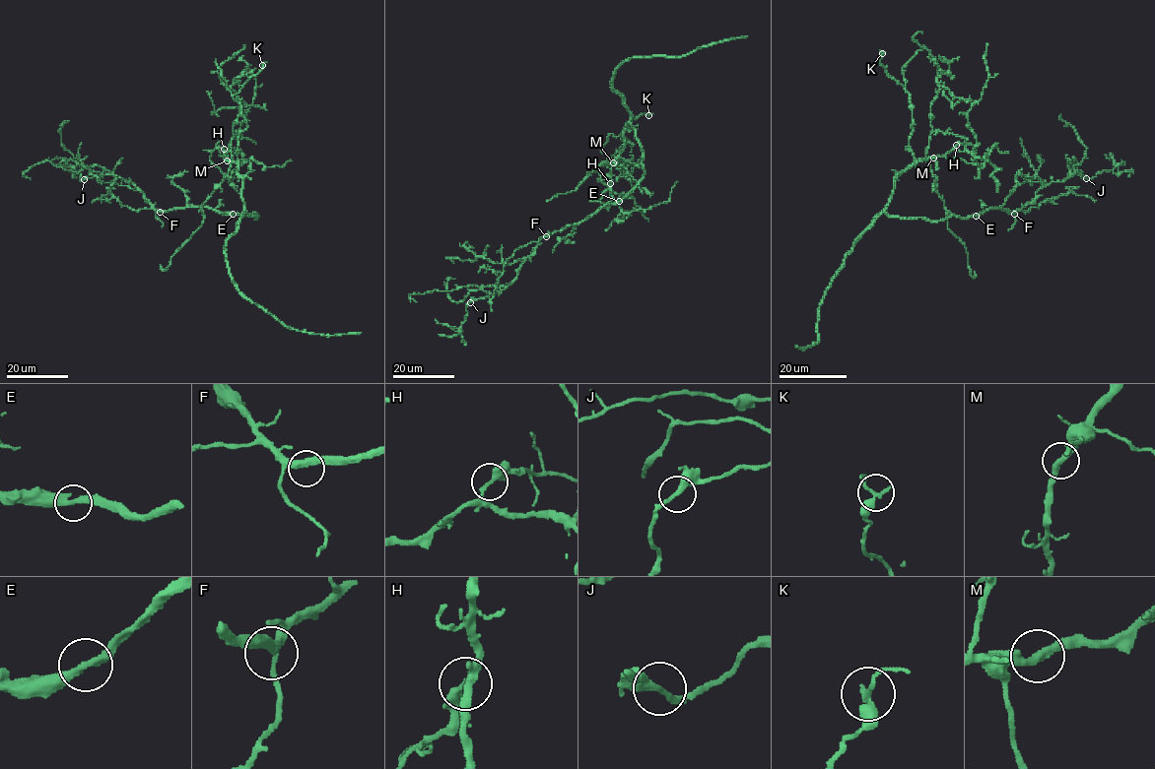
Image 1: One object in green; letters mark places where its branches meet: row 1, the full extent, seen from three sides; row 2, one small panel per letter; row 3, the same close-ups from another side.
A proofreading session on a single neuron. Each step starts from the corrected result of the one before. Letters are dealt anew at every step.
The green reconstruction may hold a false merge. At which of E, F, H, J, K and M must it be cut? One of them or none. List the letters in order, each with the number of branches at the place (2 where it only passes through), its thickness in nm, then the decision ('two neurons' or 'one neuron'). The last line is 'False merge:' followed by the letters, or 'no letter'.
E: branches 2; calibre 320 nm; one neuron
F: branches 2; calibre 360 nm; one neuron
H: branches 2; calibre 280 nm; one neuron
J: branches 2; calibre 280 nm; one neuron
K: branches 2; calibre 320 nm; one neuron
M: branches 2; calibre 320 nm; one neuron
False merge: no letter

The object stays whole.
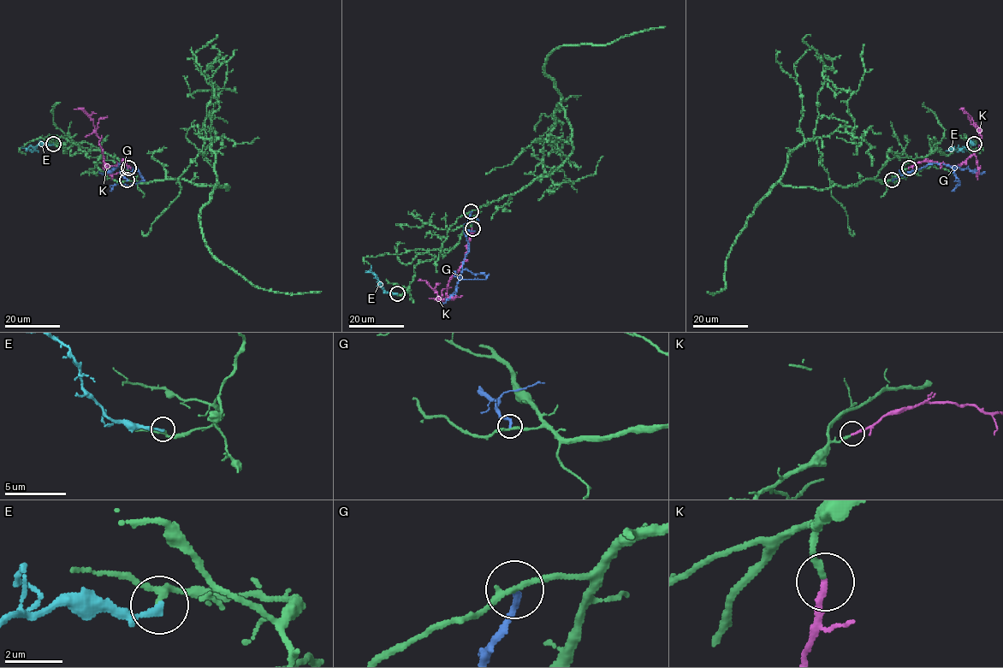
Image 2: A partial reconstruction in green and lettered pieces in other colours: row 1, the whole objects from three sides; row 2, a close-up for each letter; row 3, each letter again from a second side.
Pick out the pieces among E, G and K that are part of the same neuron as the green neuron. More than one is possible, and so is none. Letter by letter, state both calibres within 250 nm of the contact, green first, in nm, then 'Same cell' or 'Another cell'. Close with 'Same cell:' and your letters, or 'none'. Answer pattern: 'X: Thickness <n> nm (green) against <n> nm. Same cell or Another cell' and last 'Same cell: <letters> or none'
E: Thickness 180 nm (green) against 240 nm. Another cell
G: Thickness 200 nm (green) against 240 nm. Another cell
K: Thickness 200 nm (green) against 200 nm. Same cell
Same cell: K

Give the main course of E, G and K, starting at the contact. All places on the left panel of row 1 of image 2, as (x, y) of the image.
E: (53, 143), (39, 144), (32, 150), (26, 150)
G: (127, 180), (120, 171), (124, 164), (119, 163), (136, 168), (143, 179), (129, 185), (116, 183), (109, 191)
K: (128, 168), (123, 161), (107, 167), (91, 119), (83, 110), (74, 109)

